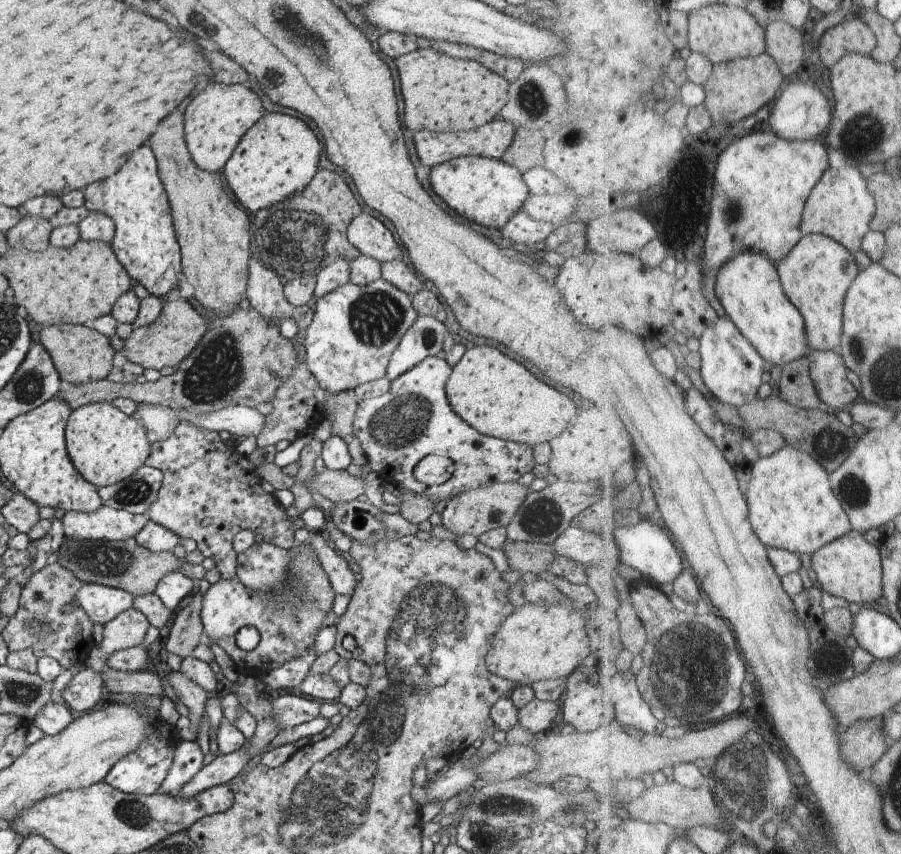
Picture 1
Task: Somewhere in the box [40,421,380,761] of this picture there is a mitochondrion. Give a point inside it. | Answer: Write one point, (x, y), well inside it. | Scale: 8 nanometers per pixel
(108, 561)

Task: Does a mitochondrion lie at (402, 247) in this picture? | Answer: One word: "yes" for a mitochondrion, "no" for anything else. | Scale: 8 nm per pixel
no

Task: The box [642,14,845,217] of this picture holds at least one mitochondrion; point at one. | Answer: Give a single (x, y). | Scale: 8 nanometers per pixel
(785, 171)

